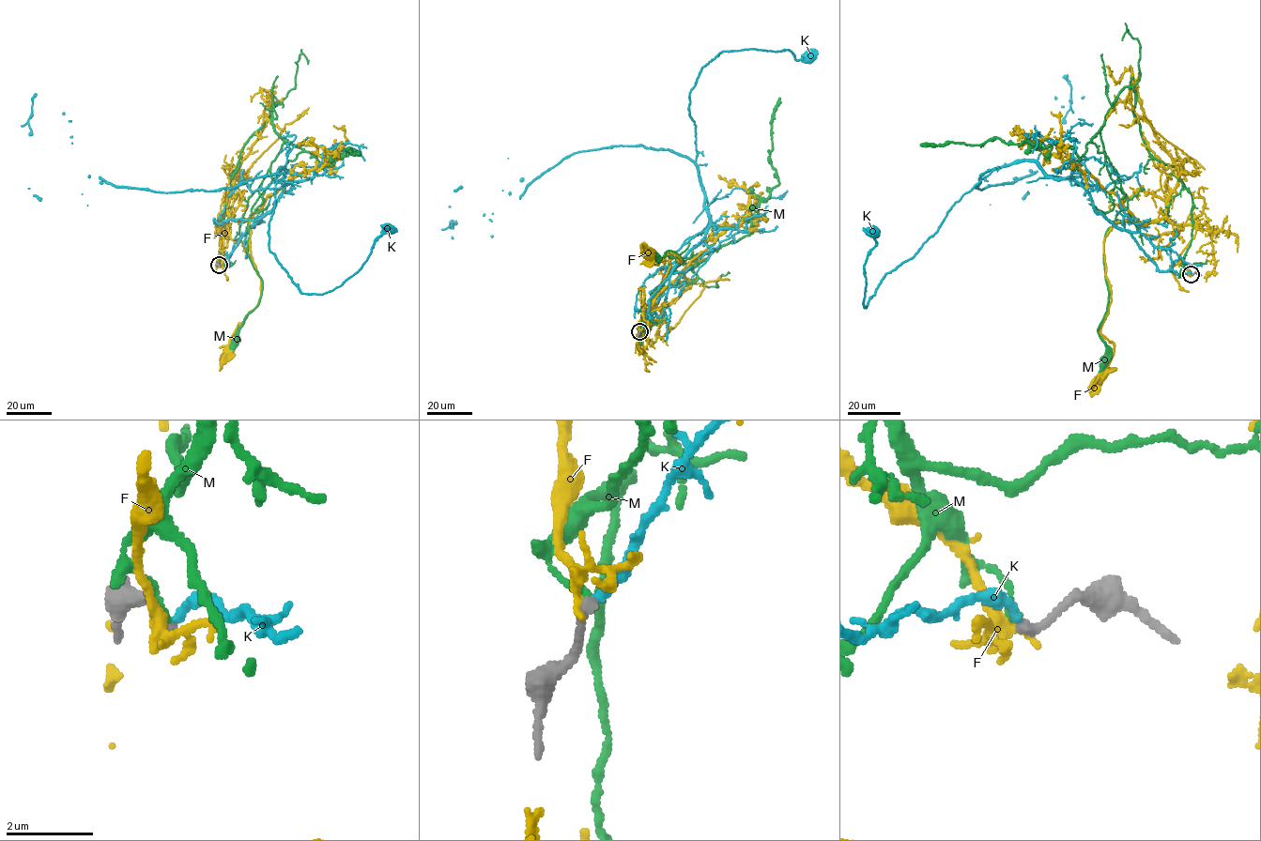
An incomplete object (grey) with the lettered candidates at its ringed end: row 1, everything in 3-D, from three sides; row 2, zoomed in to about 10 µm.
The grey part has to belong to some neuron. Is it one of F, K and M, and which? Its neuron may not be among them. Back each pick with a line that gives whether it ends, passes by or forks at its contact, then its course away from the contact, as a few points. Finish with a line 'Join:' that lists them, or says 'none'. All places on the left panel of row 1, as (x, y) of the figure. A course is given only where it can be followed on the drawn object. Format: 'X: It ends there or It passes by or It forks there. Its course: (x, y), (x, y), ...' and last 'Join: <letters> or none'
K: It ends there. Its course: (219, 265), (229, 264), (289, 183), (283, 167), (274, 175), (269, 249), (301, 293), (340, 286), (389, 228)
Join: K

